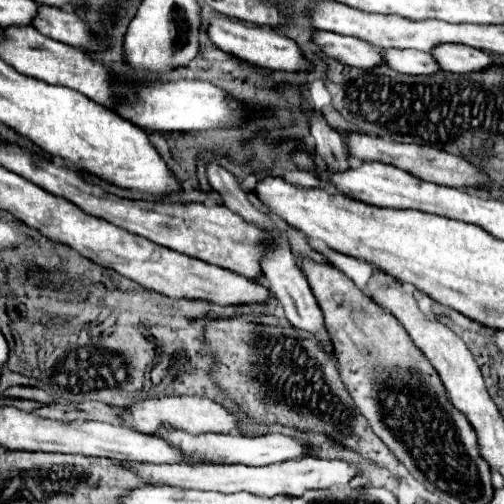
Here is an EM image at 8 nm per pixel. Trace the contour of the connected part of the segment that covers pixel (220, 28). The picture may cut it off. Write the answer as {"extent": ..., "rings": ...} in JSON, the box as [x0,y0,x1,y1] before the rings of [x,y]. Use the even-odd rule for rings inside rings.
{"extent":[206,17,312,75],"rings":[[[212,17],[210,25],[206,29],[208,39],[222,49],[228,55],[234,55],[238,59],[244,59],[248,63],[254,63],[258,67],[266,67],[266,69],[258,69],[258,73],[270,75],[268,69],[272,71],[288,71],[288,73],[300,73],[300,71],[312,71],[312,61],[308,61],[302,53],[302,49],[296,45],[296,41],[292,41],[286,35],[280,35],[272,29],[262,29],[262,27],[246,27],[240,21],[234,19],[226,19],[226,17]]]}

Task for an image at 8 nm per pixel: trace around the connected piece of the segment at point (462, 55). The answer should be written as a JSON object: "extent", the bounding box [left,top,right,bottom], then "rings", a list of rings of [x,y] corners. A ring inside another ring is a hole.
{"extent":[432,43,498,73],"rings":[[[444,43],[444,45],[436,47],[436,51],[432,49],[432,55],[444,71],[452,71],[452,73],[484,71],[498,63],[494,59],[494,55],[480,51],[480,49],[464,47],[458,43]]]}

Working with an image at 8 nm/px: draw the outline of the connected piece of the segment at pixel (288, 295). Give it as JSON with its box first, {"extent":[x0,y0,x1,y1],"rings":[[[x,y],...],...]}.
{"extent":[262,237,336,361],"rings":[[[276,237],[276,239],[280,239],[280,241],[274,241],[274,243],[278,243],[278,245],[276,245],[274,249],[270,247],[270,251],[266,253],[266,259],[262,261],[262,269],[264,269],[264,277],[268,279],[268,287],[270,287],[270,291],[274,293],[274,297],[280,301],[280,305],[284,307],[286,319],[288,319],[296,329],[310,331],[310,333],[316,337],[316,341],[320,343],[320,347],[328,353],[328,357],[330,357],[332,361],[336,361],[336,357],[334,357],[334,347],[332,347],[330,337],[328,337],[326,327],[324,327],[322,311],[320,311],[320,307],[318,307],[316,297],[314,297],[312,291],[310,291],[310,285],[308,285],[306,277],[302,275],[302,271],[300,271],[300,269],[296,267],[296,263],[294,263],[294,255],[292,255],[292,251],[290,251],[290,247],[288,247],[288,239],[286,239],[286,237]]]}

